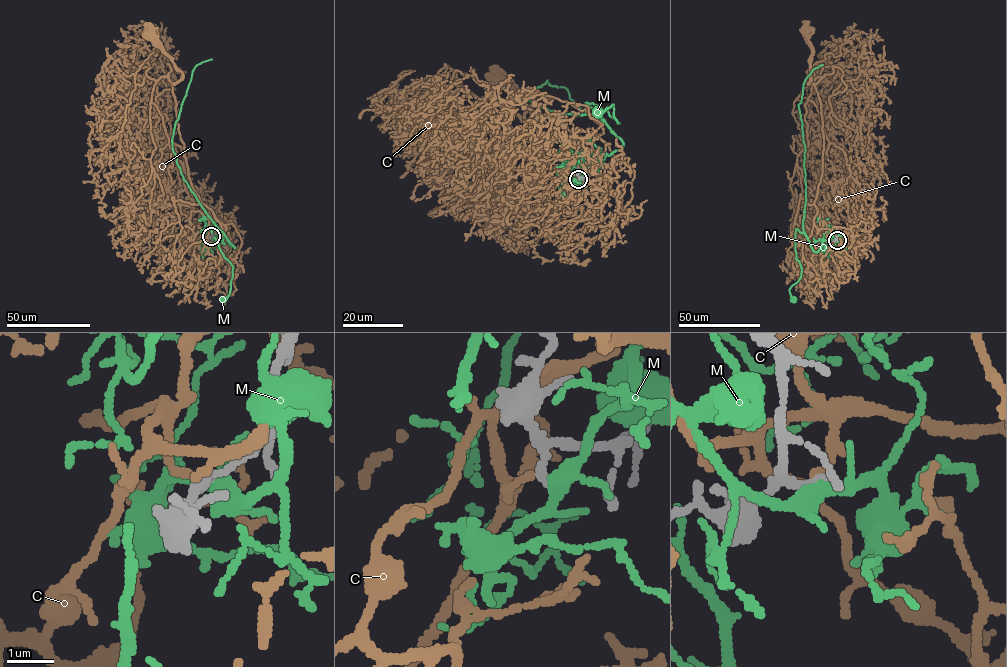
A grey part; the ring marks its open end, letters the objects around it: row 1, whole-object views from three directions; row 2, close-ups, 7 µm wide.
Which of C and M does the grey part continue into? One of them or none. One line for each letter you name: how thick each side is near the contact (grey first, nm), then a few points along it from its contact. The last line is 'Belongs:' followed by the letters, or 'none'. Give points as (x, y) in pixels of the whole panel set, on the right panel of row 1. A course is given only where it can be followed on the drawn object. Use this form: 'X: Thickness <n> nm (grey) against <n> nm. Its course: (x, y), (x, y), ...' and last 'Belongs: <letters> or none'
C: Thickness 170 nm (grey) against 140 nm. Its course: (837, 240), (827, 236), (824, 221), (817, 234), (814, 223), (824, 139), (820, 98), (808, 83), (806, 32)
Belongs: C

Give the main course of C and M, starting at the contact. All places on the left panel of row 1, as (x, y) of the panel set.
C: (210, 236), (220, 229), (216, 217), (226, 228), (190, 181), (172, 92), (182, 73), (148, 34)
M: (211, 236), (214, 231), (219, 232), (235, 247), (221, 231), (211, 229), (233, 267), (230, 290), (222, 299)

